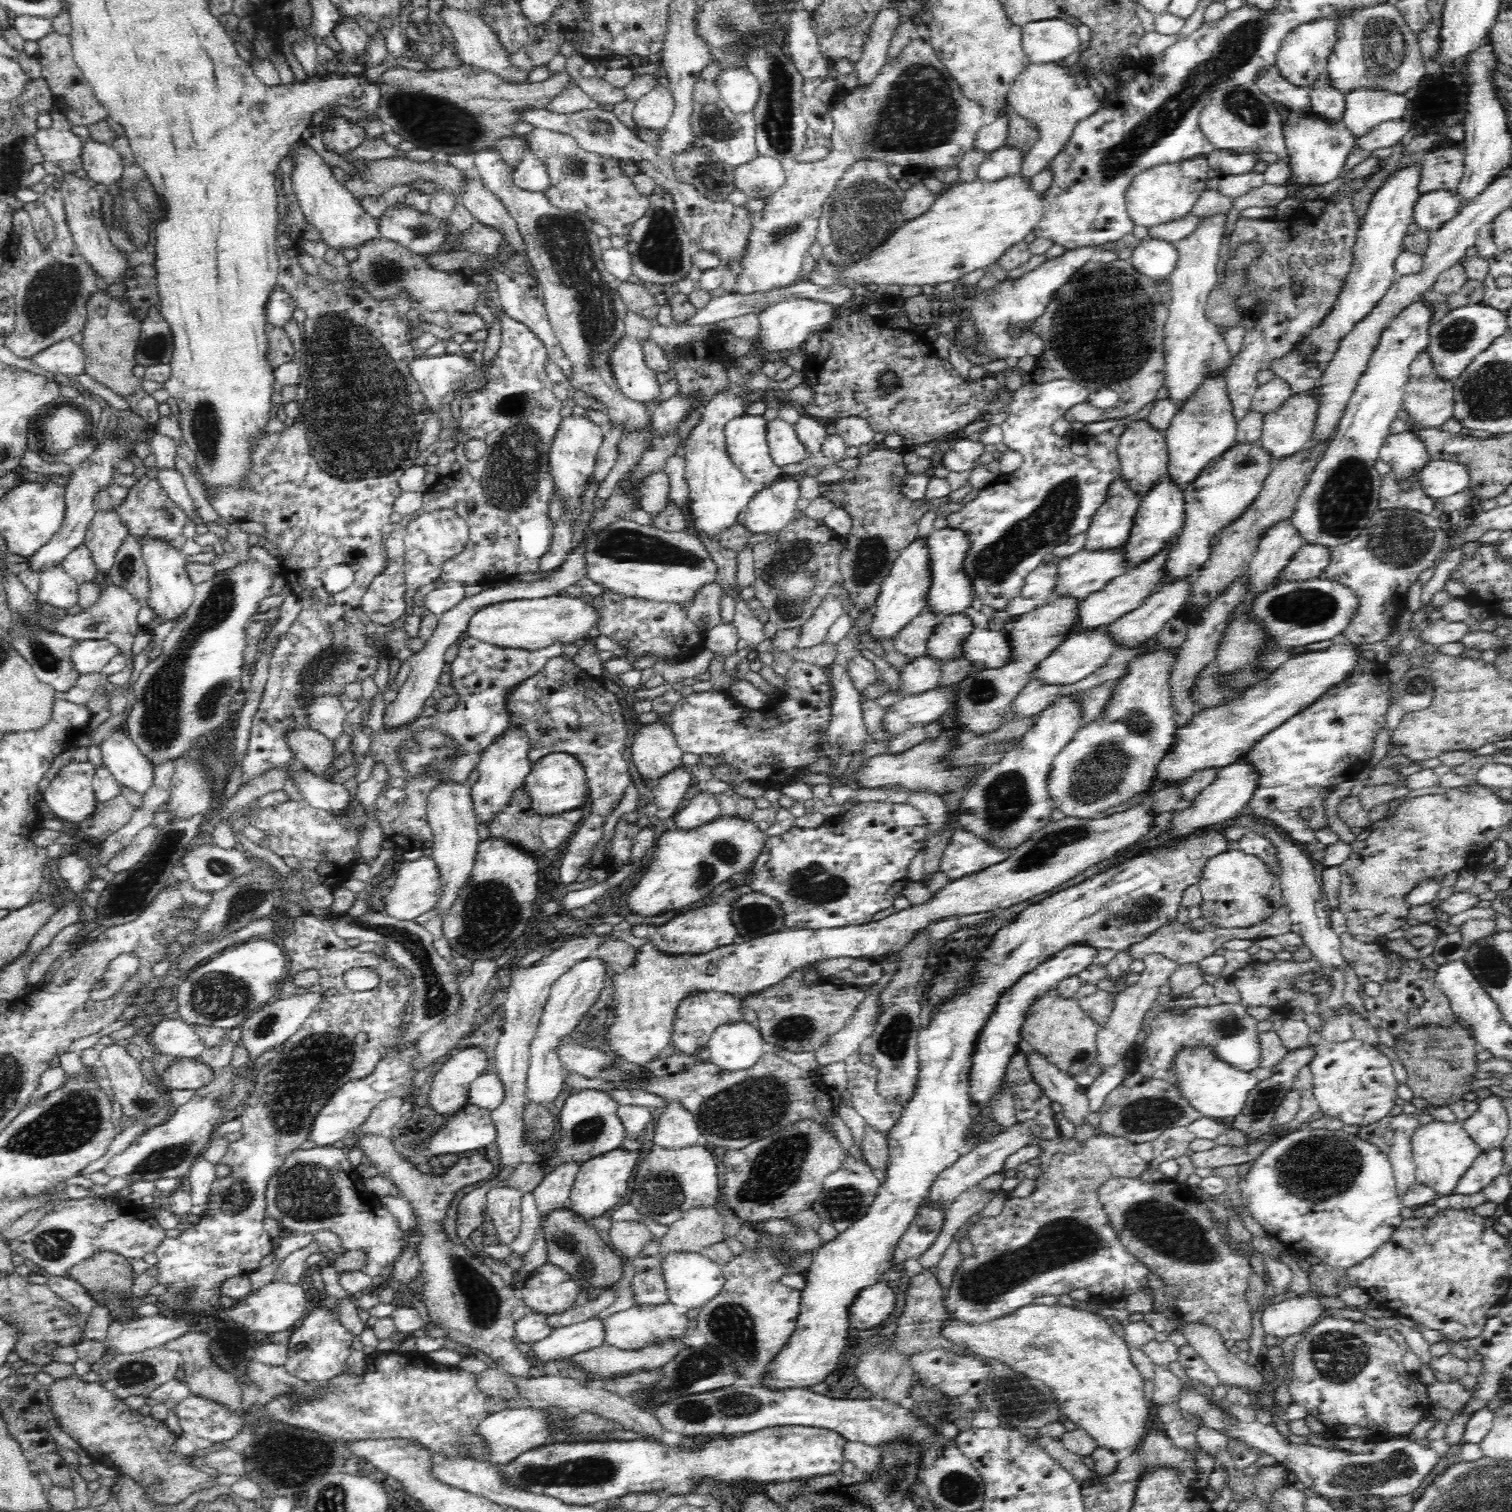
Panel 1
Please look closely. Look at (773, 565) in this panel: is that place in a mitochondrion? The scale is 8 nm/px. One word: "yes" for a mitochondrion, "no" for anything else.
yes

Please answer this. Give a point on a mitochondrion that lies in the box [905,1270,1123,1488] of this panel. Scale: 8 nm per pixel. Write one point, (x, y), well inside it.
(1017, 1399)

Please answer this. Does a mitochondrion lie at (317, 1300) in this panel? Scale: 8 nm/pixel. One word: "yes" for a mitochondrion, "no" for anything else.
no

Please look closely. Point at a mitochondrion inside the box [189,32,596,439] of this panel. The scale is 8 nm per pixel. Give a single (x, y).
(434, 120)

